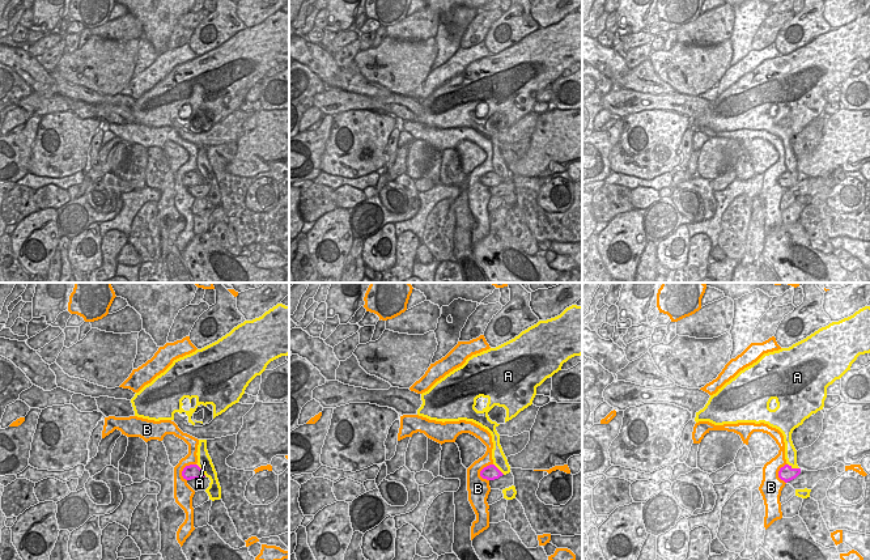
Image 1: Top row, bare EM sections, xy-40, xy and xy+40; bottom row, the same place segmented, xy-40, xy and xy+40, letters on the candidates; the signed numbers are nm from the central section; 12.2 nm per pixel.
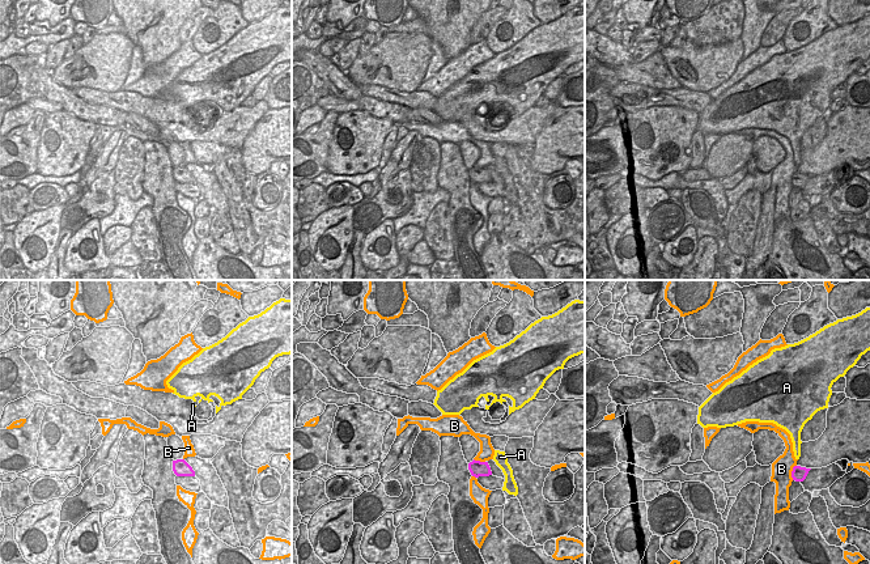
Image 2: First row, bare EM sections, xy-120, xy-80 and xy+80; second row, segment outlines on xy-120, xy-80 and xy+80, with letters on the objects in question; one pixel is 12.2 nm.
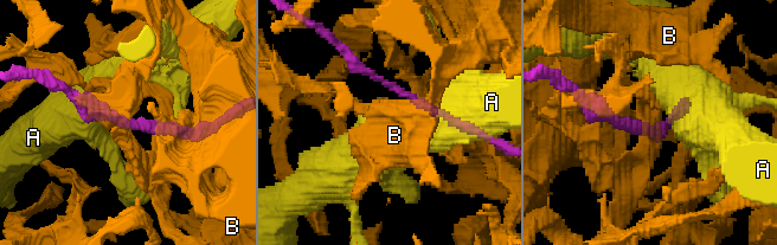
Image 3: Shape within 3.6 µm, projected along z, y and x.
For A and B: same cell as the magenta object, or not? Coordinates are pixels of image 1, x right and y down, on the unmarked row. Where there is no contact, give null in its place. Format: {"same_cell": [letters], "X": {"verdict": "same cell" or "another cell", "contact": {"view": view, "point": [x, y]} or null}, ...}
{"same_cell": [], "A": {"verdict": "another cell", "contact": {"view": "xy+40", "point": [793, 175]}}, "B": {"verdict": "another cell", "contact": {"view": "xy-40", "point": [183, 175]}}}

